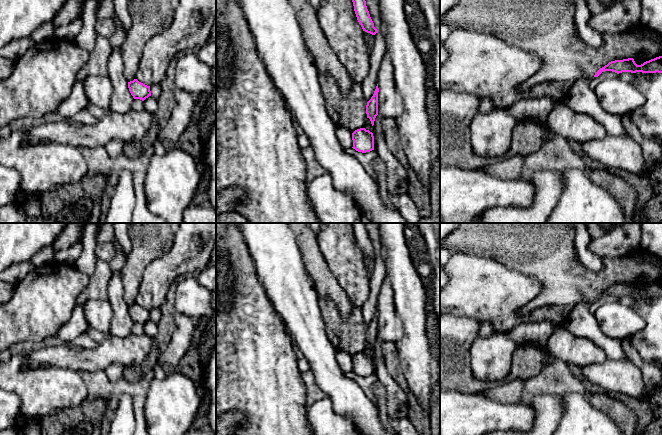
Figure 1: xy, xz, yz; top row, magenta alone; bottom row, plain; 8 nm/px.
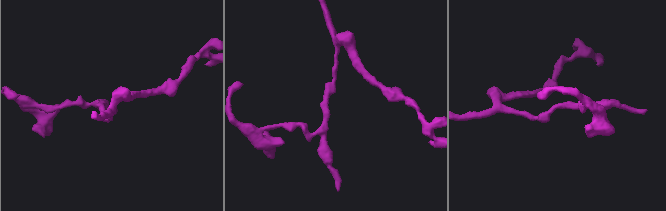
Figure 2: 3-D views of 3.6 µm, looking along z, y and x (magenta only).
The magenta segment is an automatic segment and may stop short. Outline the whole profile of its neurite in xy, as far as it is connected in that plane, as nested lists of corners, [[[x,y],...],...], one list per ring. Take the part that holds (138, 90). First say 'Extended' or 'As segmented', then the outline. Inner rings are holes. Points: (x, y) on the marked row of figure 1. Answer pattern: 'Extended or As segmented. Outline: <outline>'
As segmented. Outline: [[[137,79],[128,82],[128,88],[134,99],[144,101],[146,98],[151,96],[150,86],[139,82]]]

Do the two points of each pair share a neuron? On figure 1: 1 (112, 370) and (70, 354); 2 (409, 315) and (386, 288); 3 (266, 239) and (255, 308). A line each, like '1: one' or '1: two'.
1: two
2: two
3: two

